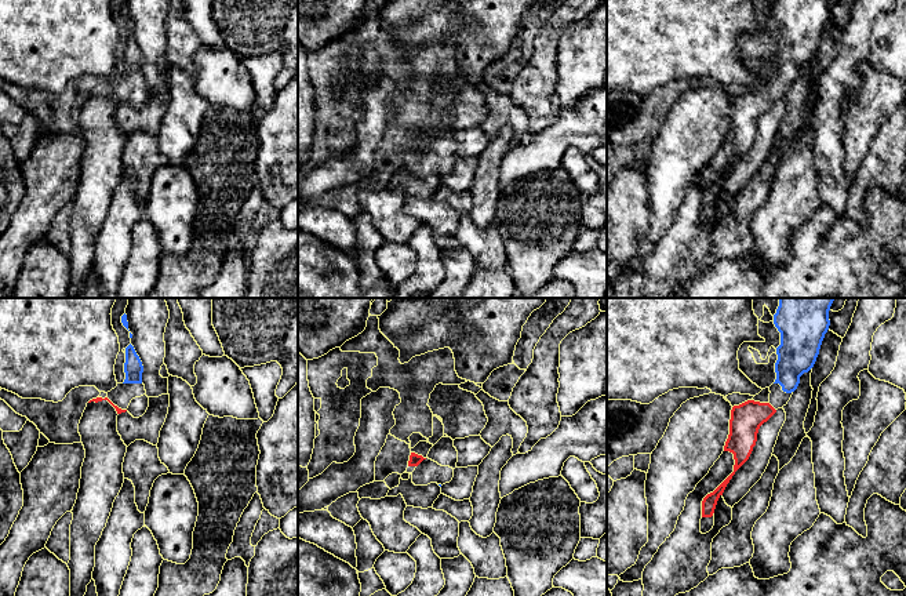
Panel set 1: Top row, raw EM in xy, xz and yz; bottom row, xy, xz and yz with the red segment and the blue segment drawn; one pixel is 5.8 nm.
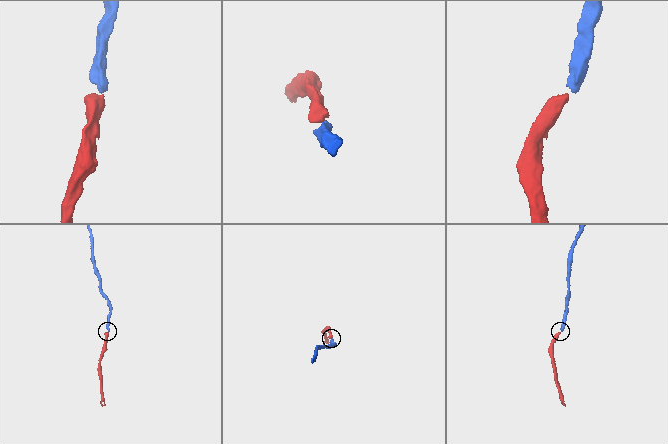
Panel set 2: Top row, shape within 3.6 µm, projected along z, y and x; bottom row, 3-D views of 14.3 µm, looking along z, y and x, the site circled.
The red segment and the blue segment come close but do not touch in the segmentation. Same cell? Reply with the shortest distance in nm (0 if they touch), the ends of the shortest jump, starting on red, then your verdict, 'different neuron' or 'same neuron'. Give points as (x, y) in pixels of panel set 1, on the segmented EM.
110 nm | yz (768, 403), (782, 389) | same neuron

